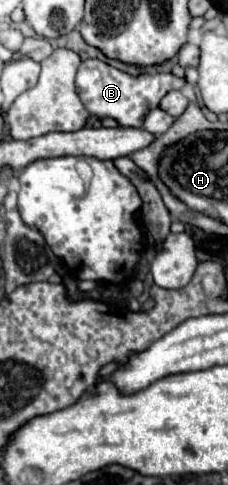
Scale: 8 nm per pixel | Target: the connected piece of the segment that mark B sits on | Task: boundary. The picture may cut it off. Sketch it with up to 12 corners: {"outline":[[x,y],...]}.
{"outline":[[99,59],[77,71],[91,115],[141,127],[185,79],[131,77]]}

